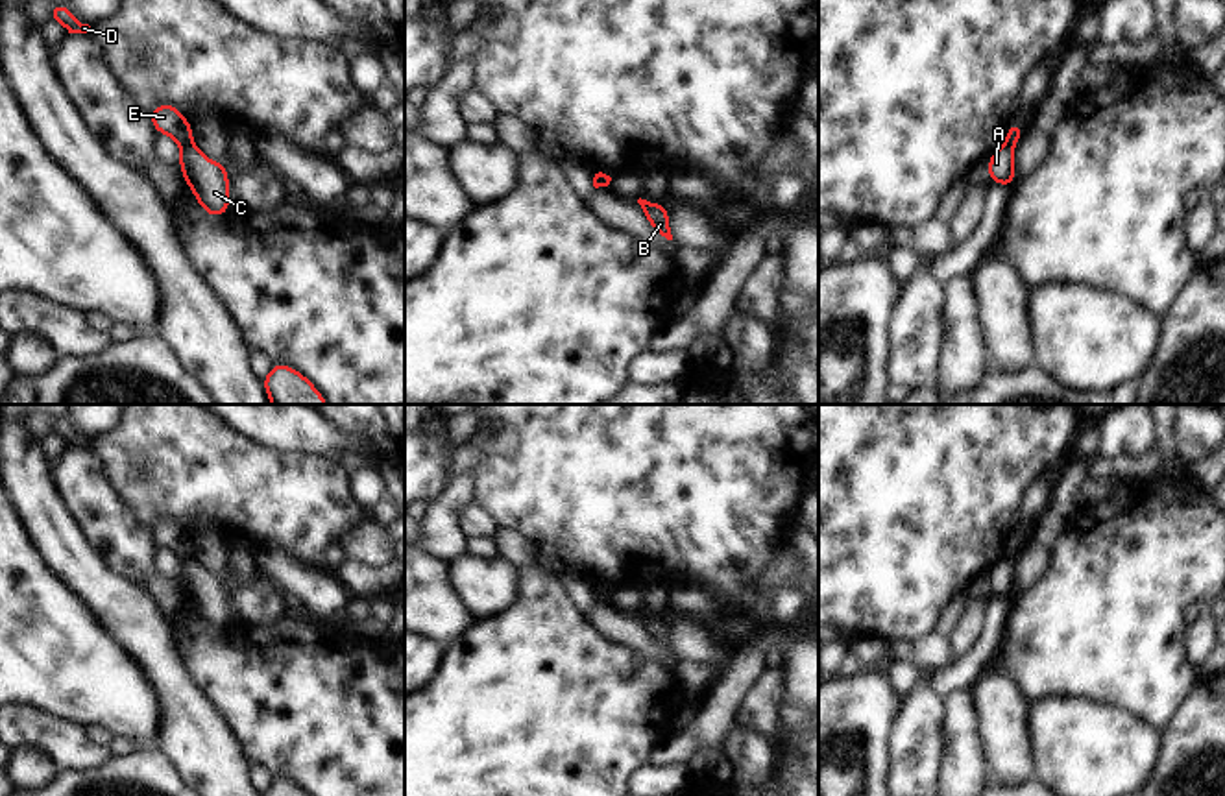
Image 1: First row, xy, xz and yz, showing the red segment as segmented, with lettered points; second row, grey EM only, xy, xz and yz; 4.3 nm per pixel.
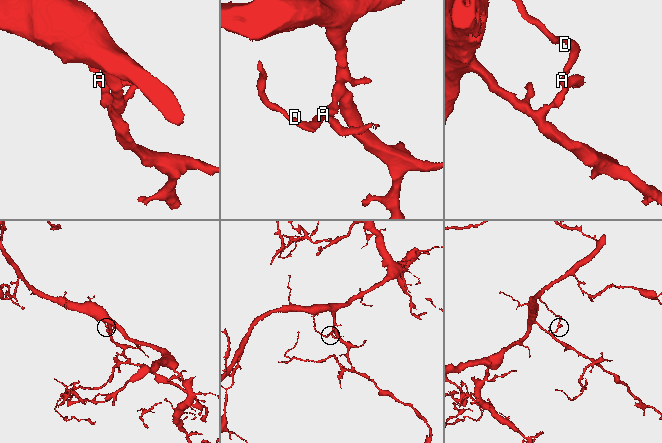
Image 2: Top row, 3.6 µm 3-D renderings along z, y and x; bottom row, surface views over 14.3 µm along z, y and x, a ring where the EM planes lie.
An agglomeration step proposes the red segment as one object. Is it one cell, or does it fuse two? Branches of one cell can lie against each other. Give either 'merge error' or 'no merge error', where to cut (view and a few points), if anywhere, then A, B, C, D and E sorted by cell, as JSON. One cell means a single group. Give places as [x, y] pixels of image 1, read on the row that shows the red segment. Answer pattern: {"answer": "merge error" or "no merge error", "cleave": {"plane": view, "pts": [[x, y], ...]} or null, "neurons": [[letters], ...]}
{"answer": "merge error", "cleave": {"plane": "xy", "pts": [[191, 143], [181, 152]]}, "neurons": [["A", "B", "C"], ["D", "E"]]}

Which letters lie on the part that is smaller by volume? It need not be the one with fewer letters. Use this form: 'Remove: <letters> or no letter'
Remove: D, E

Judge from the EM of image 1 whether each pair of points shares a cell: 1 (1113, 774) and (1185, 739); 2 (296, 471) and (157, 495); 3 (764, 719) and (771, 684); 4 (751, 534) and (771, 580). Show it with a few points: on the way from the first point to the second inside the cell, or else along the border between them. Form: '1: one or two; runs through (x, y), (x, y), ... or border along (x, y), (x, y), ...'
1: two; border along (1163, 732), (1163, 748), (1150, 776)
2: one; runs through (261, 482), (193, 482)
3: one; runs through (764, 710), (765, 693)
4: two; border along (788, 538), (751, 586), (743, 604)

